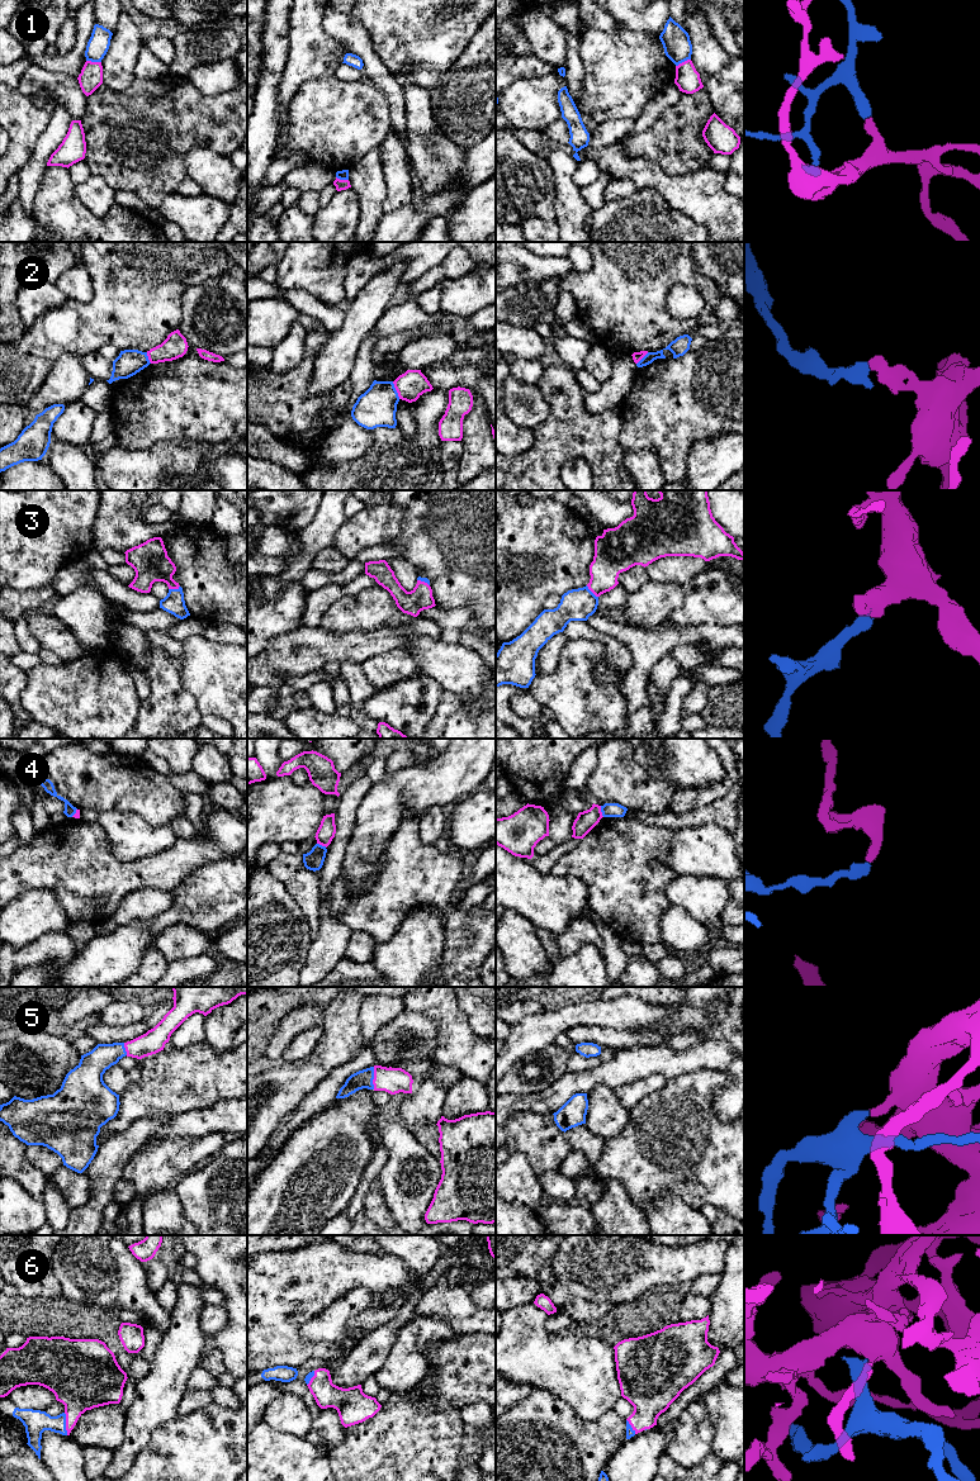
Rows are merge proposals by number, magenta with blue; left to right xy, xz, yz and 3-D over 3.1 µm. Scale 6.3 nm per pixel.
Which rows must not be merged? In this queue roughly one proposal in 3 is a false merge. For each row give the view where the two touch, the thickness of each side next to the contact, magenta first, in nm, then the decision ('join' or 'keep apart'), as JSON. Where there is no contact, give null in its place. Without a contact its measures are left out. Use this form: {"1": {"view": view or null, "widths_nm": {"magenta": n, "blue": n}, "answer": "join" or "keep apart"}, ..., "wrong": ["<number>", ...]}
{"1": {"view": "xy", "widths_nm": {"magenta": 150, "blue": 140}, "answer": "keep apart"}, "2": {"view": "xz", "widths_nm": {"magenta": 180, "blue": 240}, "answer": "keep apart"}, "3": {"view": "yz", "widths_nm": {"magenta": 220, "blue": 200}, "answer": "join"}, "4": {"view": "yz", "widths_nm": {"magenta": 120, "blue": 100}, "answer": "keep apart"}, "5": {"view": "xz", "widths_nm": {"magenta": 160, "blue": 120}, "answer": "join"}, "6": {"view": "xy", "widths_nm": {"magenta": 300, "blue": 160}, "answer": "join"}, "wrong": ["1", "2", "4"]}

